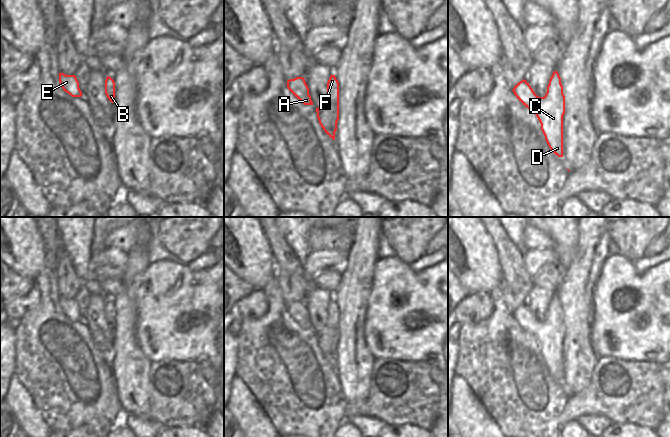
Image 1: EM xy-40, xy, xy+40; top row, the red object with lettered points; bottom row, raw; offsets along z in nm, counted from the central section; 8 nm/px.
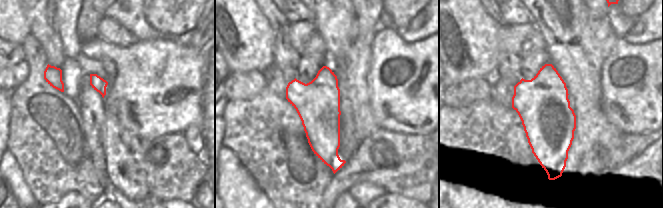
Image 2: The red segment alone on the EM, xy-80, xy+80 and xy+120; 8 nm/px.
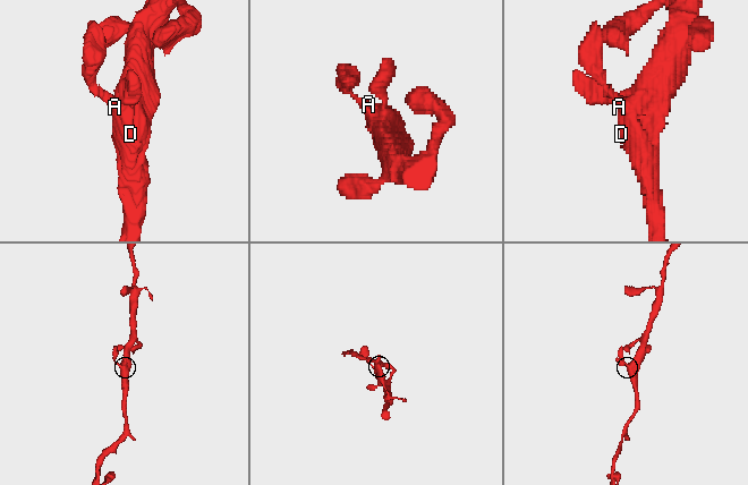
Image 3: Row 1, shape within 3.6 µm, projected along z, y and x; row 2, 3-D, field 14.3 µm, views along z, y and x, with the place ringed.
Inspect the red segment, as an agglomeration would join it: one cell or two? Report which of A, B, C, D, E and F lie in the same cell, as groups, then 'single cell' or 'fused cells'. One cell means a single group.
groups A B C D E F; single cell

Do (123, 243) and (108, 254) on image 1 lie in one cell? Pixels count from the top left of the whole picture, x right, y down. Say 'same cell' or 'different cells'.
different cells

